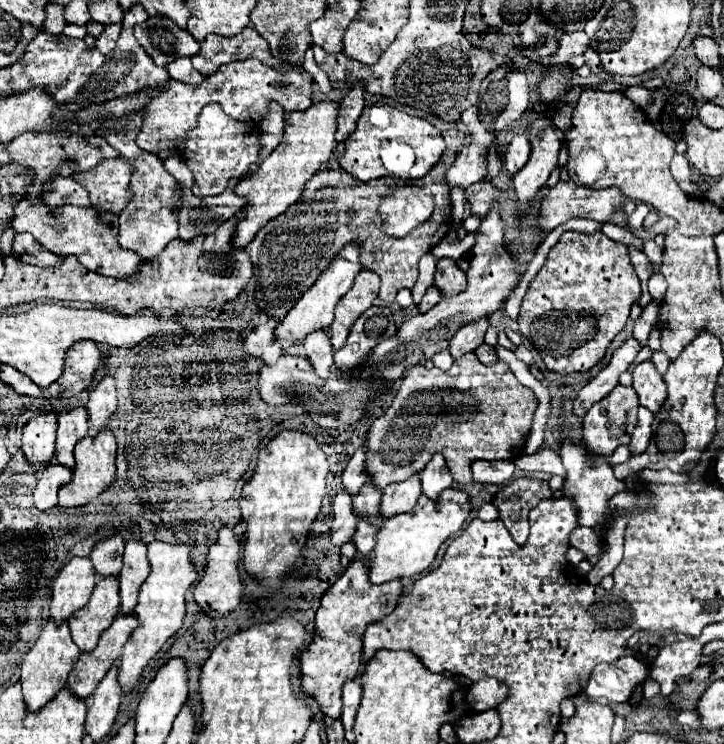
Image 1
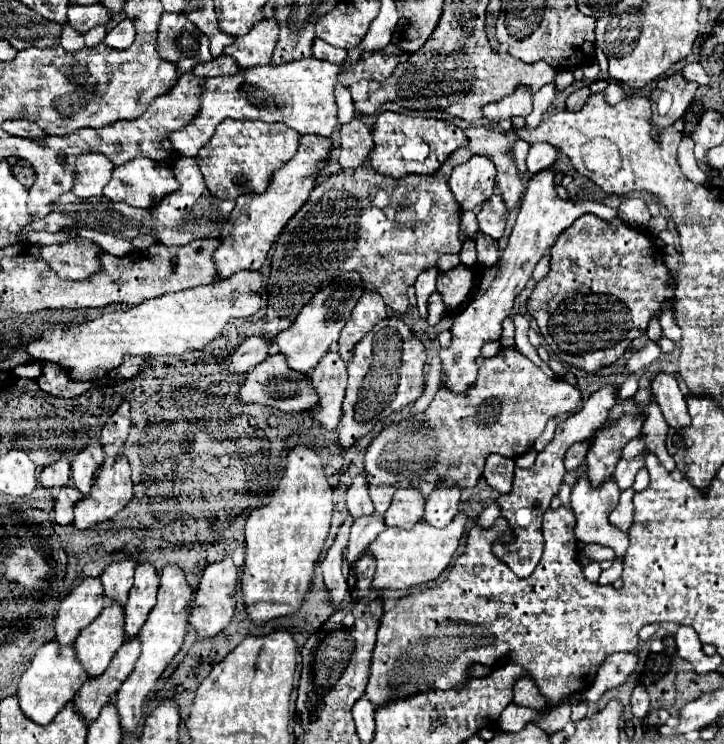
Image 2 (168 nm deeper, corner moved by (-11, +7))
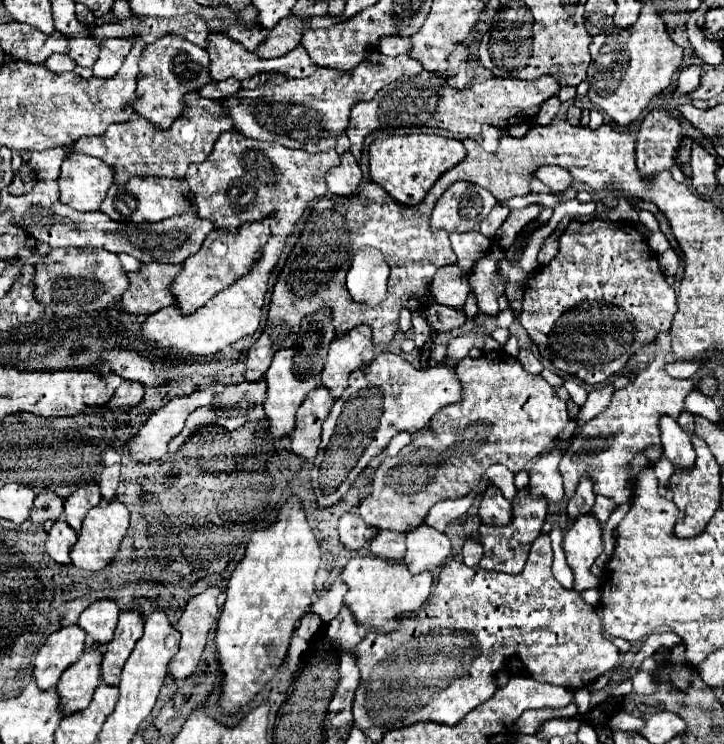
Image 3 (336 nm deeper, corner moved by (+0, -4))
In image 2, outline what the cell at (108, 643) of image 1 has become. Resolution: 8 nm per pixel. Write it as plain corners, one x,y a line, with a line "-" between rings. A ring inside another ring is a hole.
132,636
132,640
124,640
110,666
98,678
88,678
86,684
74,696
76,710
86,718
86,722
94,722
100,714
100,708
118,692
126,676
132,672
134,662
140,654
140,638

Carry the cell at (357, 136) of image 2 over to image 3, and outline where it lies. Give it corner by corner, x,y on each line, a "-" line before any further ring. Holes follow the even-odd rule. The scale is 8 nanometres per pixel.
351,153
341,155
341,165
333,167
325,175
325,183
329,187
329,193
335,197
347,197
355,193
361,183
361,167
355,157

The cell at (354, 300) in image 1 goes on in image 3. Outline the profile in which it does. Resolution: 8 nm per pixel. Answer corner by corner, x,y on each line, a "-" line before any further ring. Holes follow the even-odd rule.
355,327
343,339
335,339
329,347
325,367
321,371
321,385
339,399
347,387
347,377
353,371
367,367
375,359
375,345
369,327

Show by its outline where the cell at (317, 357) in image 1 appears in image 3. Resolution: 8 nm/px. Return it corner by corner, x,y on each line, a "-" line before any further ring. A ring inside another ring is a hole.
325,387
313,389
297,411
297,427
291,433
291,453
313,461
319,451
321,425
329,417
333,399

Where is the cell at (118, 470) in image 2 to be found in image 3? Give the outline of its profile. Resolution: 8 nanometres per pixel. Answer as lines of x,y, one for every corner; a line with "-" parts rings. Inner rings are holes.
119,501
99,503
97,507
93,507
83,521
83,529
79,533
75,547
71,549
73,565
79,569
85,569
85,571
93,571
93,573
103,571
107,565
111,565
117,557
123,537
127,535
127,519
129,519
129,511

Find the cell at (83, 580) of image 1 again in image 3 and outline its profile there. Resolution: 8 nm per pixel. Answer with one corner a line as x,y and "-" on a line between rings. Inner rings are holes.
71,625
59,629
47,637
47,643
39,649
33,661
33,677
41,689
57,685
61,673
69,669
85,651
85,631

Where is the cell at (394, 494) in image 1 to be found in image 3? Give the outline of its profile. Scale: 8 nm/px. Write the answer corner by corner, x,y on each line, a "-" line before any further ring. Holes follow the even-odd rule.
381,531
369,543
369,551
375,557
381,557
381,559
401,561
405,557
405,533
399,533
399,531

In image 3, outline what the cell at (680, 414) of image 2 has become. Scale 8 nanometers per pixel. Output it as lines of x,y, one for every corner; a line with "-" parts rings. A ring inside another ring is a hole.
661,417
661,443
665,457
675,469
689,469
695,465
695,449
691,435
685,433
671,417

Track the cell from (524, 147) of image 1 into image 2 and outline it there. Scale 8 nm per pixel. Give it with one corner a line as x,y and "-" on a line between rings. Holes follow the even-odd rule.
540,142
540,144
532,144
530,146
528,158
526,158
526,166
528,166
530,174
534,174
534,172
540,172
540,170
550,168
556,160
558,160
556,148
552,148
552,144

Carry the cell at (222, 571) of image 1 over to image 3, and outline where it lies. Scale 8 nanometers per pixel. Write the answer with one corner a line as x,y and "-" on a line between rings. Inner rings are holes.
209,587
205,593
193,597
187,603
181,619
175,623
175,629
181,633
181,647
169,663
169,677
173,681
187,679
195,673
207,633
219,617
219,595
219,587

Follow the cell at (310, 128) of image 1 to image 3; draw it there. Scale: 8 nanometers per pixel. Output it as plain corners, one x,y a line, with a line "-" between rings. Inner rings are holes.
263,219
259,223
247,223
239,231
213,231
205,239
201,251
191,255
183,269
177,273
177,277
171,283
171,295
175,297
175,305
183,315
197,311
203,307
211,297
215,297
219,291
229,287
233,281
245,275
245,271
251,269
255,263
259,249
265,245
265,241
271,237
271,225
269,219

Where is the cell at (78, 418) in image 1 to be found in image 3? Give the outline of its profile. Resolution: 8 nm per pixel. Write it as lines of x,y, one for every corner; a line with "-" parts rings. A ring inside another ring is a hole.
81,485
77,491
65,499
65,519
69,527
73,527
77,533
81,531
81,523
91,507
97,507
101,503
99,487
97,485

